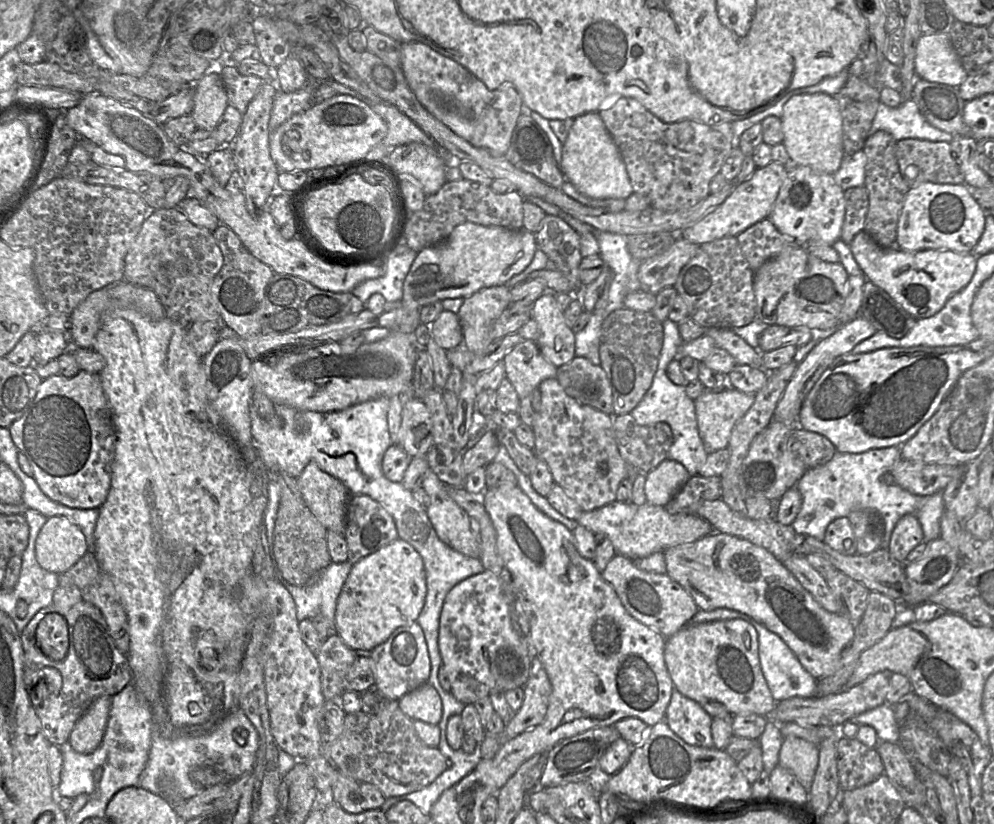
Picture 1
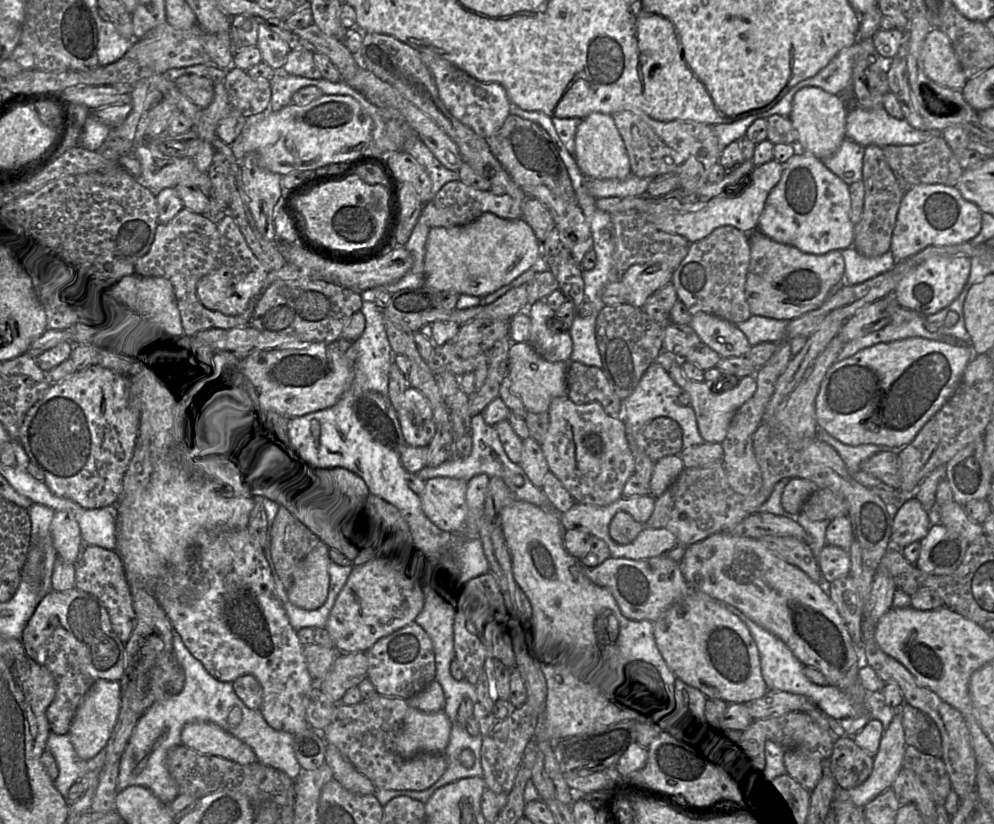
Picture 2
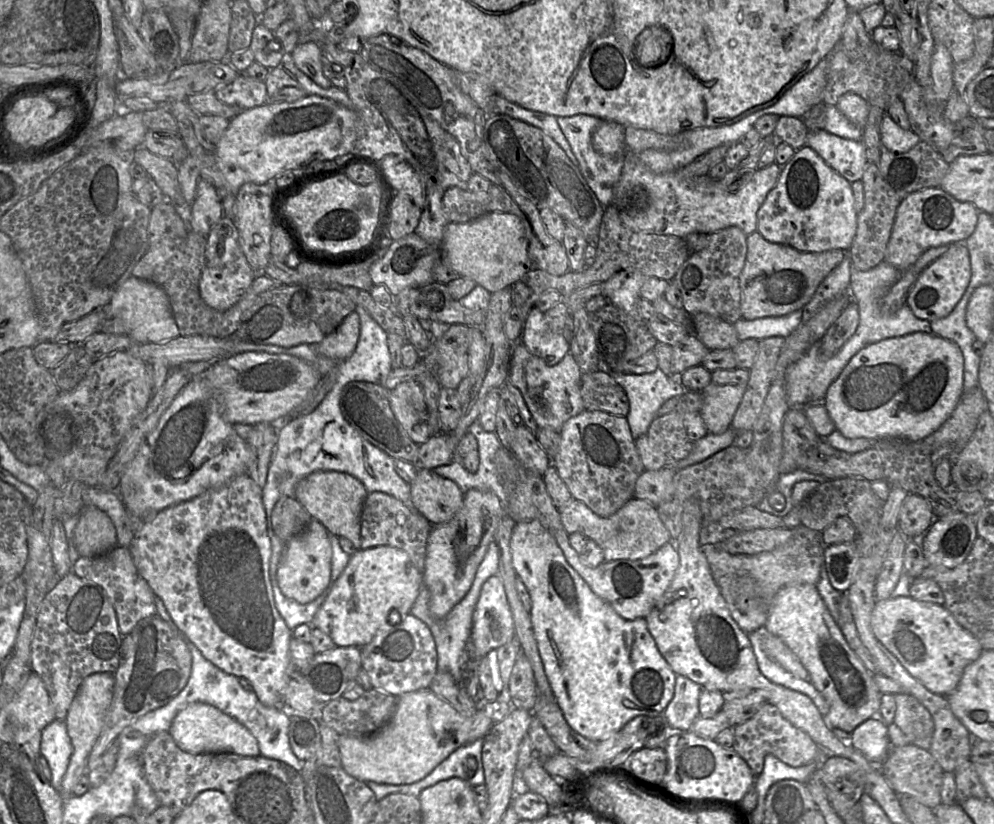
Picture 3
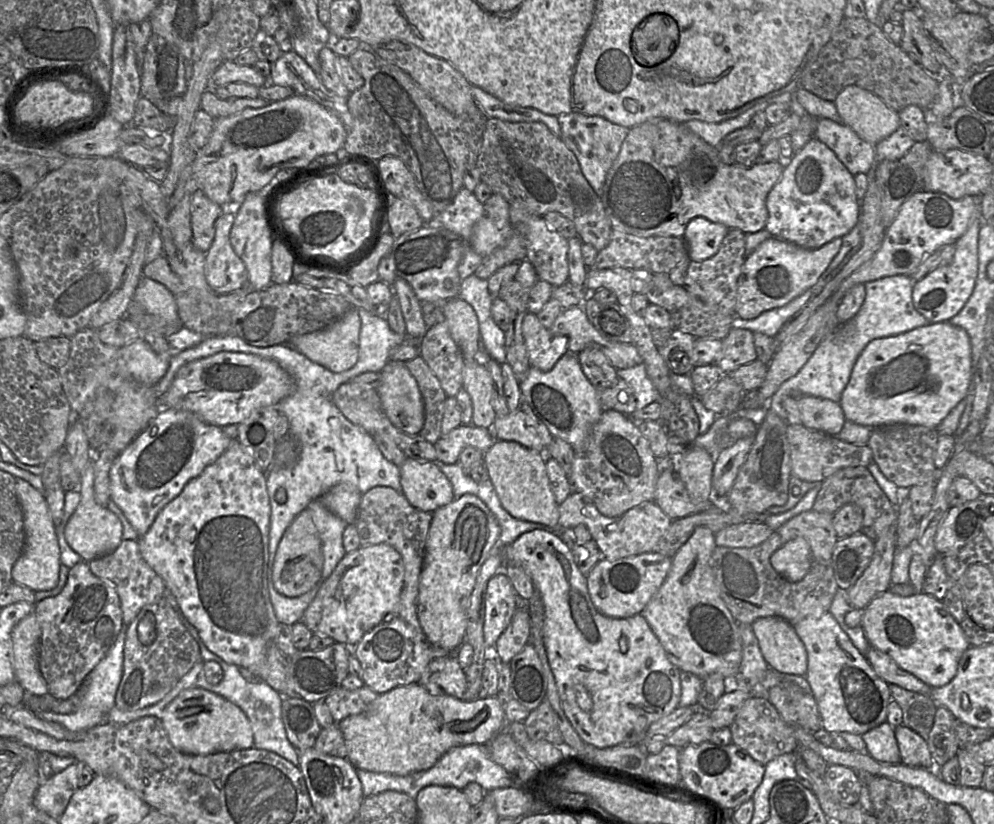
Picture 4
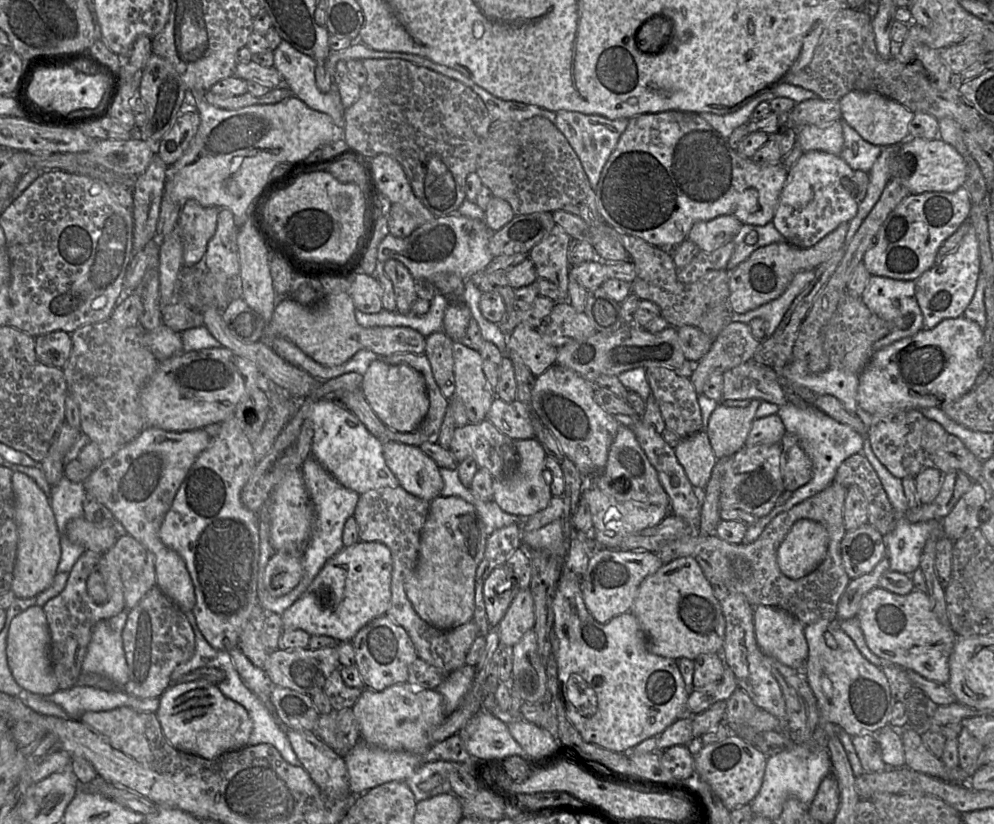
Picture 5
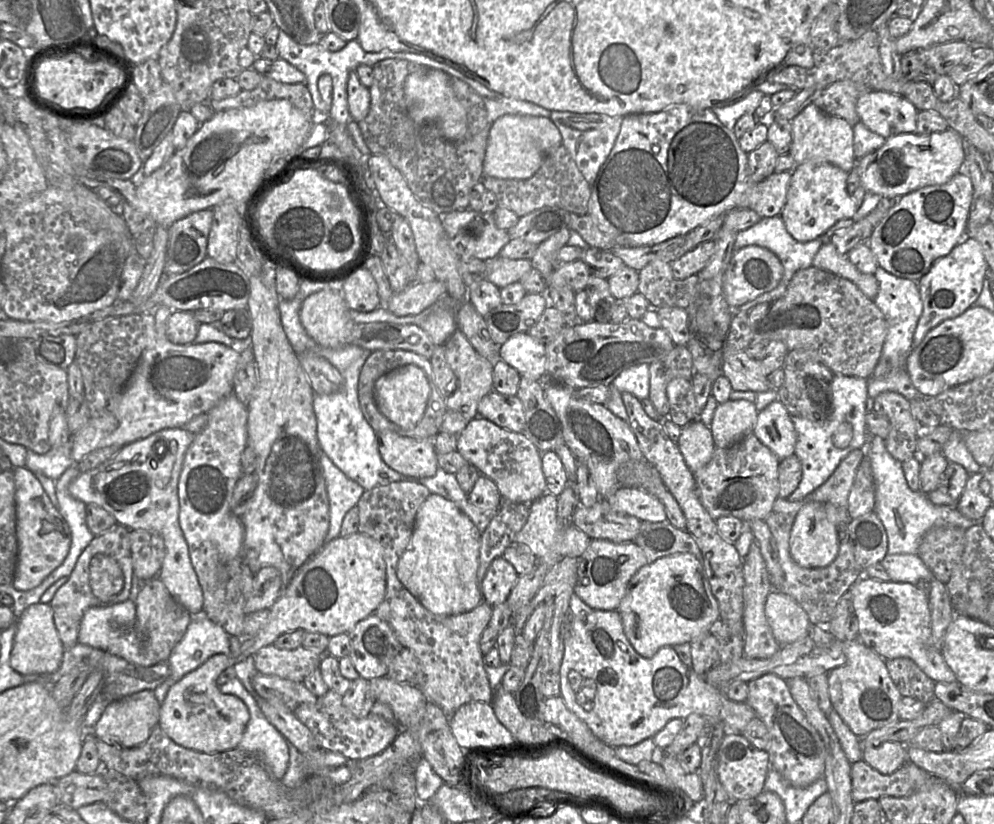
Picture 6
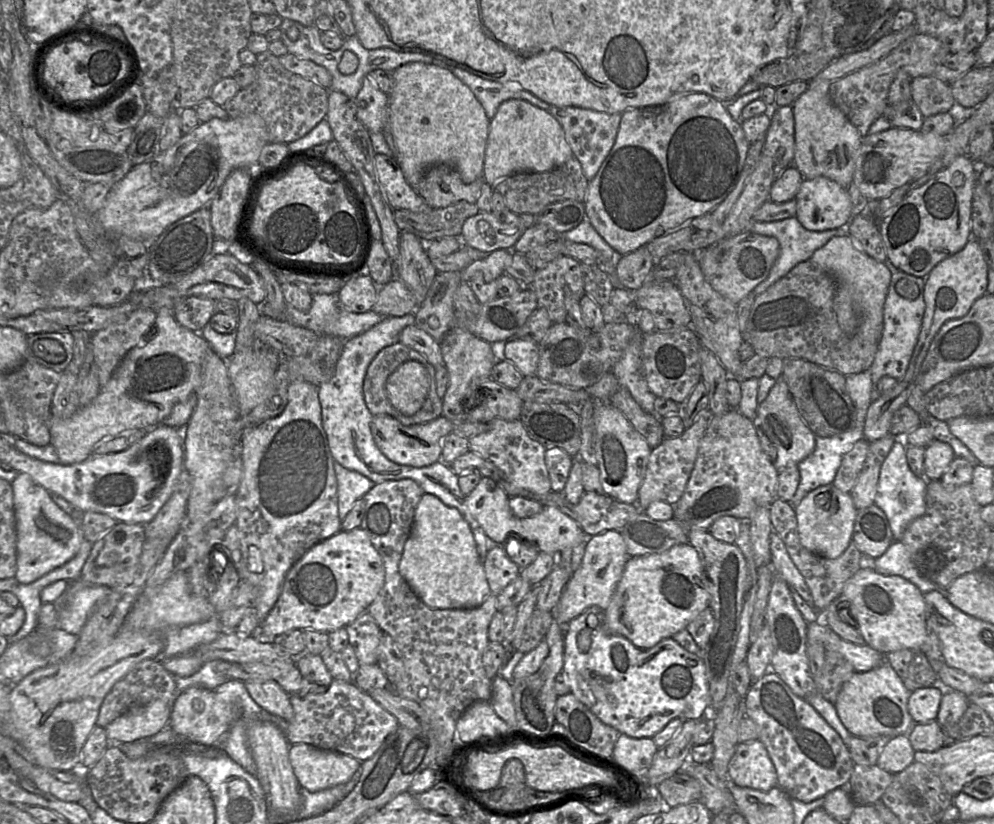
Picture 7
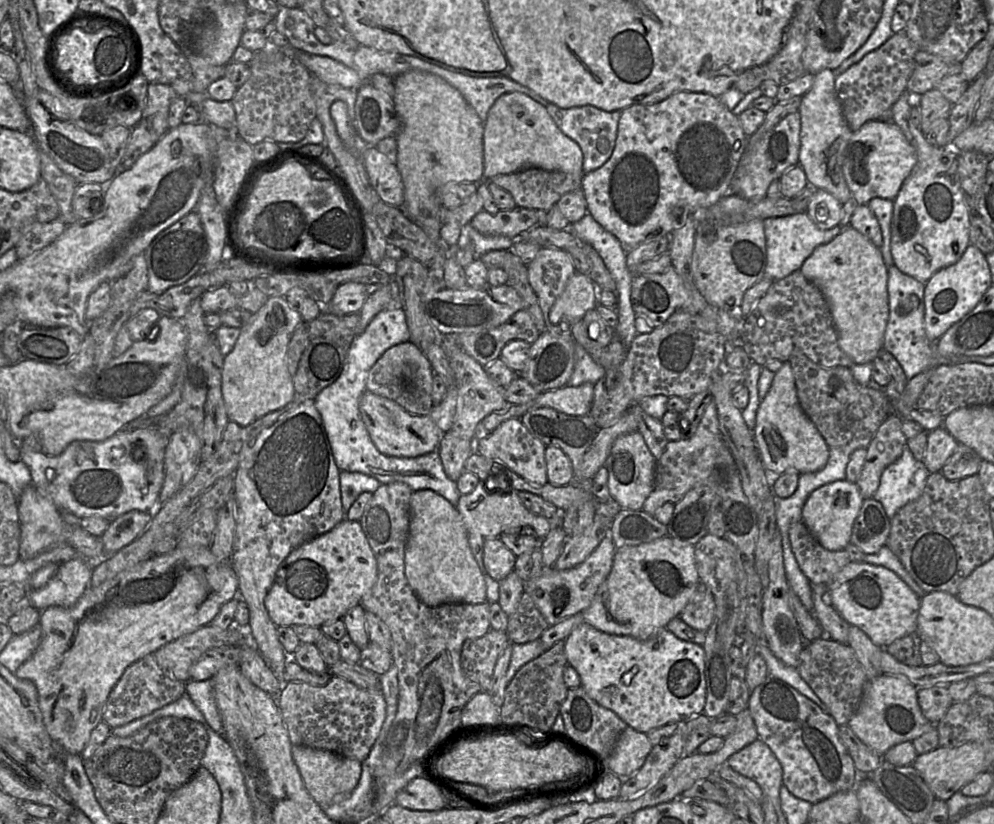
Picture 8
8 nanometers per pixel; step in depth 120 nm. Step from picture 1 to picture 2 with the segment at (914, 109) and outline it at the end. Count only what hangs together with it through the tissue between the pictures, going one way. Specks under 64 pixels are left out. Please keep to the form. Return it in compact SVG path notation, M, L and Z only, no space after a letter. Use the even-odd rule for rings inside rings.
M883 105L865 109L850 107L846 115L846 137L866 147L868 145L915 145L941 135L911 126L908 121L891 116Z

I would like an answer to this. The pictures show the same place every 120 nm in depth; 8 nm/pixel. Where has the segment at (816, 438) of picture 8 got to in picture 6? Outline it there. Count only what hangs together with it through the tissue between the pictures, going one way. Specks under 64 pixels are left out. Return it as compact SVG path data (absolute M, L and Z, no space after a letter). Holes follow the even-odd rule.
M777 399L758 411L753 434L780 461L795 454L797 433L784 405Z

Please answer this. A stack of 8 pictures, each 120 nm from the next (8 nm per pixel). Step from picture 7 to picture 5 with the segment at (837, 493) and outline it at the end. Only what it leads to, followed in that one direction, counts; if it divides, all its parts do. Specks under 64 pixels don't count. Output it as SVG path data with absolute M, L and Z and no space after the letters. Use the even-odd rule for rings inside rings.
M809 519L794 523L777 551L780 571L797 580L811 573L825 558L828 534L825 527Z

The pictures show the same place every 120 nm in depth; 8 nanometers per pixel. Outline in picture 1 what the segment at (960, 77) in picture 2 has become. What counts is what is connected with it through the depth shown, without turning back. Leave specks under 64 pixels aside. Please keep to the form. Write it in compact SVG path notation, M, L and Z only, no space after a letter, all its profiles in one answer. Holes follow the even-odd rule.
M922 34L916 48L916 77L959 87L968 73L955 52L949 34Z

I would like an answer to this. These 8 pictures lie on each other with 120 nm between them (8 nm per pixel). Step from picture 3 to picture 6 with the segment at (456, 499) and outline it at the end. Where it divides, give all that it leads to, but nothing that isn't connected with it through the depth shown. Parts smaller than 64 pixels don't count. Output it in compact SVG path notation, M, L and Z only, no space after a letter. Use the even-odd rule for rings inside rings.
M393 431L376 433L383 461L406 479L433 477L438 469L434 438L410 438Z

